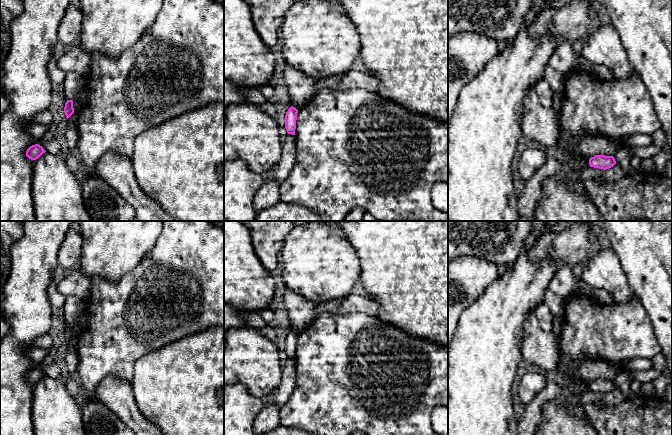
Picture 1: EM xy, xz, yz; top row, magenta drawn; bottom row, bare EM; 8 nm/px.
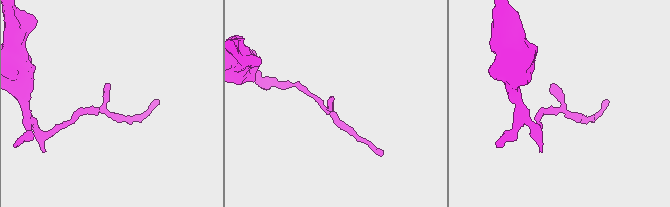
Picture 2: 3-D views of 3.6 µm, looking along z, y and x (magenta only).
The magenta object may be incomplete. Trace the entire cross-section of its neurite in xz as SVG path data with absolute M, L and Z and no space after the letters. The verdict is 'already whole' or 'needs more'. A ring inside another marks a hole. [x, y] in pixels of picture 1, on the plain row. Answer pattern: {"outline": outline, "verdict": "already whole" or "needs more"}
{"outline": "M291 330L285 339L285 352L288 358L295 359L298 334Z", "verdict": "already whole"}

